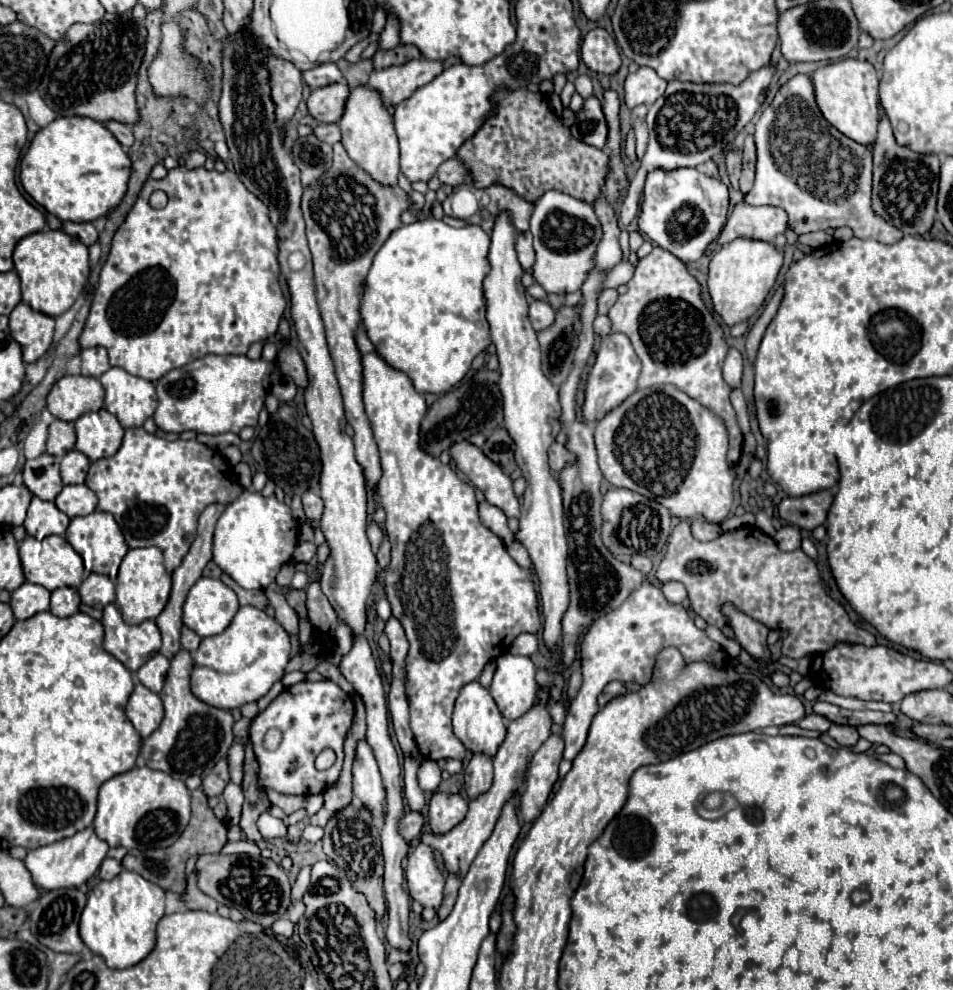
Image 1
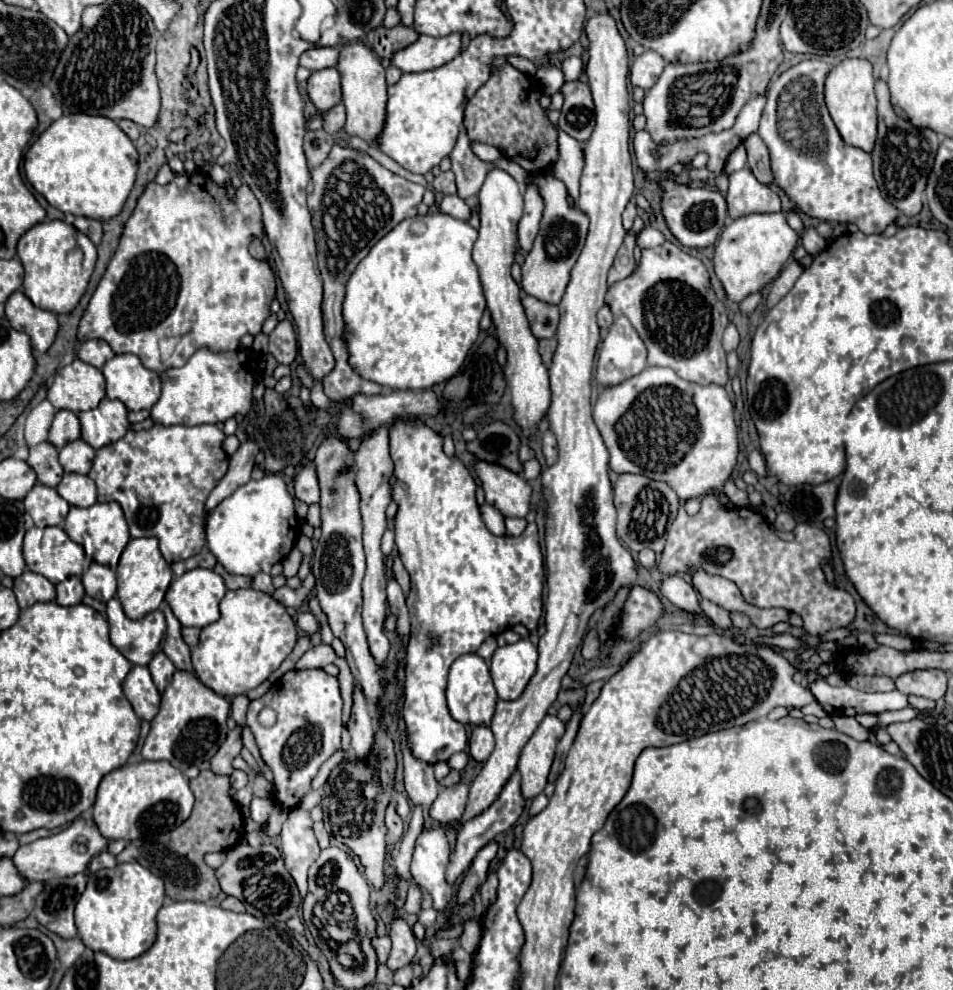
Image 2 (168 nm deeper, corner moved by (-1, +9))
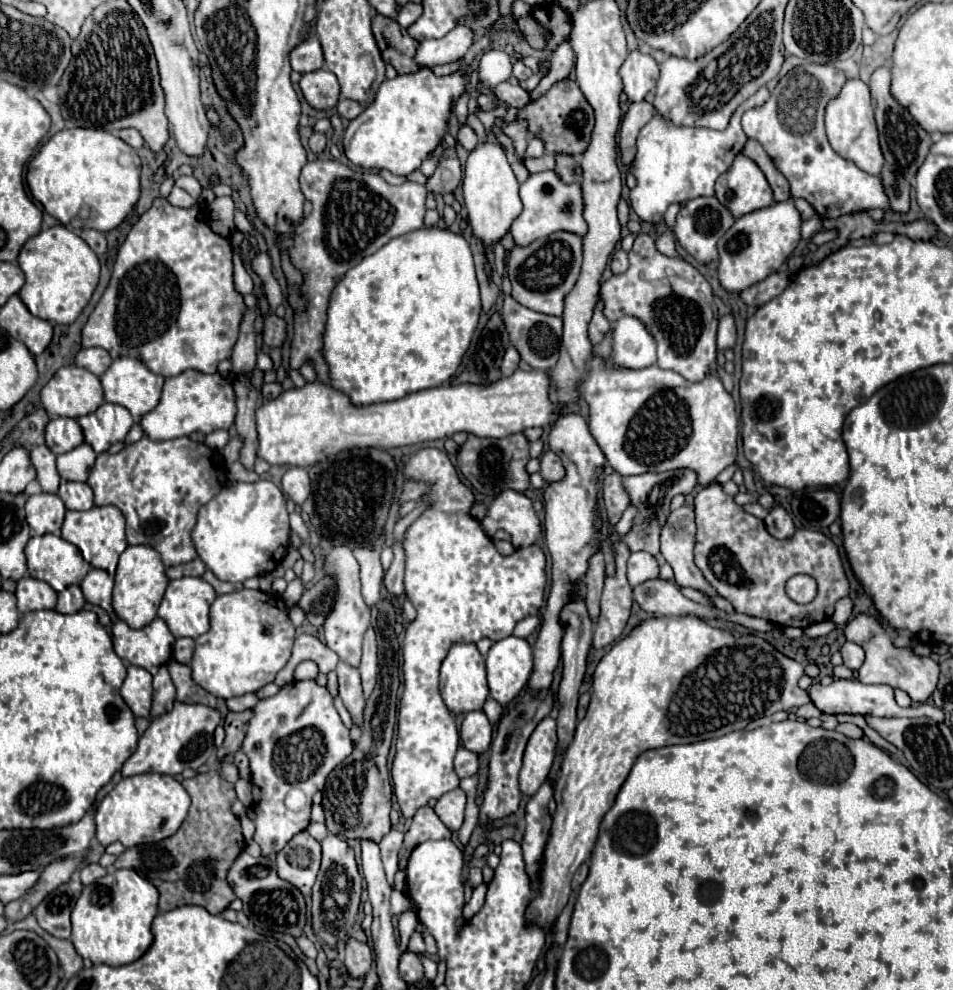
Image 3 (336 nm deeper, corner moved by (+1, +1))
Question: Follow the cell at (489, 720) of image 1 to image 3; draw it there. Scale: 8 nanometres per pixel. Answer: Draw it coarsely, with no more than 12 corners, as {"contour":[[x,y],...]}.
{"contour":[[453,643],[441,663],[441,697],[451,713],[481,709],[485,657]]}

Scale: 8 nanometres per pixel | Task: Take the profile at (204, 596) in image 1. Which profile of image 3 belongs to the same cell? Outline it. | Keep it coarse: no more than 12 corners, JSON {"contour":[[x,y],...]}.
{"contour":[[201,577],[169,581],[157,615],[177,639],[209,629],[215,589]]}

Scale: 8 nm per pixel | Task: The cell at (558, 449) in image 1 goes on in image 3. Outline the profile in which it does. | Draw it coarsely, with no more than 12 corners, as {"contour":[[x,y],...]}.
{"contour":[[553,451],[541,455],[541,477],[557,483],[565,467]]}

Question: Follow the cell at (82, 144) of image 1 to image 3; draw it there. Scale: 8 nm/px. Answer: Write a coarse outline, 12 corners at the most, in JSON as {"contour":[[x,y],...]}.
{"contour":[[55,133],[27,167],[43,209],[111,231],[141,195],[133,147]]}

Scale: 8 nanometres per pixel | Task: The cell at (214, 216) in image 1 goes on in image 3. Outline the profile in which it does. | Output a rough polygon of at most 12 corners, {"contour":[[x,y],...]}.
{"contour":[[157,197],[83,347],[217,373],[245,311],[205,205]]}

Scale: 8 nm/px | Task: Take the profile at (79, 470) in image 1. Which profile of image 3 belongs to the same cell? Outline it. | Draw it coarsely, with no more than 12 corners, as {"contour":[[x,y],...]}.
{"contour":[[83,443],[57,457],[63,481],[85,481],[97,459]]}

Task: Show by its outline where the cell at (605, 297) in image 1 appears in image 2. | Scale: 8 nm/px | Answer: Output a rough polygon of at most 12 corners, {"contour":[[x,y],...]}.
{"contour":[[629,231],[609,271],[609,285],[631,275],[635,233]]}

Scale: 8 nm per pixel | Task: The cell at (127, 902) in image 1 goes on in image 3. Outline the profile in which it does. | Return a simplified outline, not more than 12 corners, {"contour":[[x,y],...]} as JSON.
{"contour":[[133,869],[83,887],[71,943],[127,965],[153,943],[157,889]]}

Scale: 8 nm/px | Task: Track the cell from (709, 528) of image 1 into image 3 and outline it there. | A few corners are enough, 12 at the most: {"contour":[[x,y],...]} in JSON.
{"contour":[[693,507],[669,513],[661,553],[679,587],[717,595],[693,563]]}

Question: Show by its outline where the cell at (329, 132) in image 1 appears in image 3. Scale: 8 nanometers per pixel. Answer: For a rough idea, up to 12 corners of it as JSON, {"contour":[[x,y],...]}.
{"contour":[[339,99],[337,111],[343,119],[355,119],[363,111],[353,99]]}

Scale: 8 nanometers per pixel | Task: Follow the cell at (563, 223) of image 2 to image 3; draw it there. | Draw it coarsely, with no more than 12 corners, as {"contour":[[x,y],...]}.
{"contour":[[557,231],[507,253],[513,299],[563,315],[581,237]]}

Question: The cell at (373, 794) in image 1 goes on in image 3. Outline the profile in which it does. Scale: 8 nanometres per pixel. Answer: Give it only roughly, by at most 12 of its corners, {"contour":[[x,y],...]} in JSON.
{"contour":[[339,661],[339,695],[355,723],[363,723],[365,697],[359,669]]}

